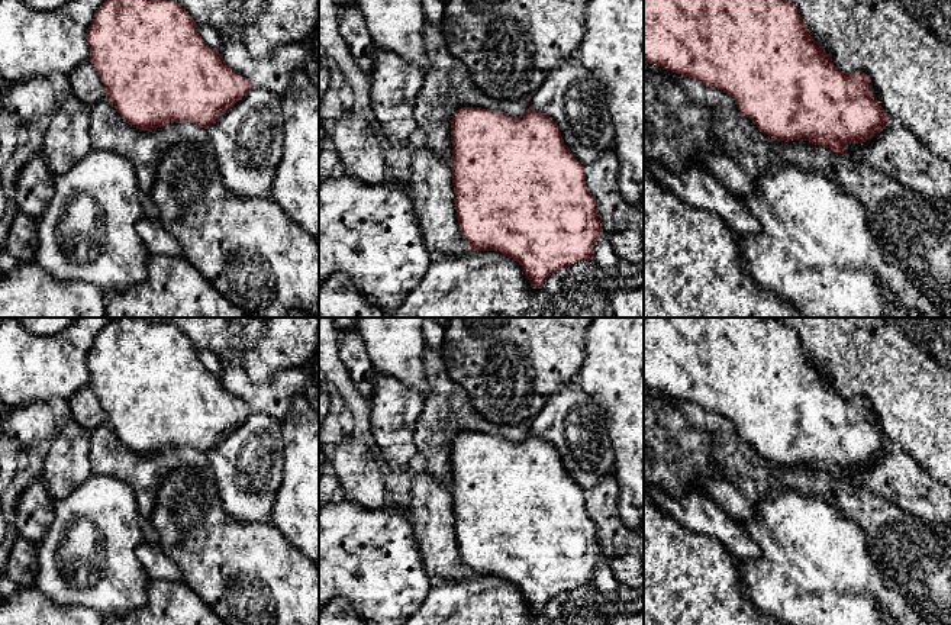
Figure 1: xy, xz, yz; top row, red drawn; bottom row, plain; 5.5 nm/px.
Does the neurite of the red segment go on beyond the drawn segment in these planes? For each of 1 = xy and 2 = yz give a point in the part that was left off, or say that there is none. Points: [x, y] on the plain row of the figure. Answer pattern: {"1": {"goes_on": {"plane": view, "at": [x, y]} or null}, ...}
{"1": {"goes_on": null}, "2": {"goes_on": null}}

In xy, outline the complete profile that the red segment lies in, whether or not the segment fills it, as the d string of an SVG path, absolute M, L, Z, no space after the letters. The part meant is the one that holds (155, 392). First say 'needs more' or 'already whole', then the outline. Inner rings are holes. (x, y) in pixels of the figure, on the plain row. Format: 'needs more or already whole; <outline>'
already whole; M113 318L96 336L87 368L106 423L125 447L141 455L174 447L207 454L252 412L202 364L194 344L171 323Z

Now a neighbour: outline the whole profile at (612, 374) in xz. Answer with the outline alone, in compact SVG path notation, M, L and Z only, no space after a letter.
M593 318L584 335L584 347L586 360L577 384L606 412L619 513L626 526L639 529L644 522L644 318Z

